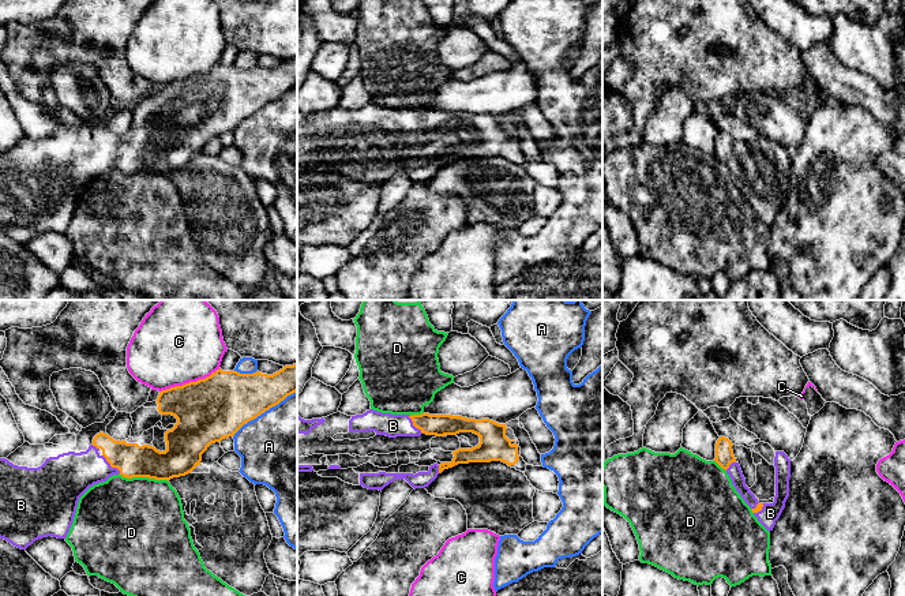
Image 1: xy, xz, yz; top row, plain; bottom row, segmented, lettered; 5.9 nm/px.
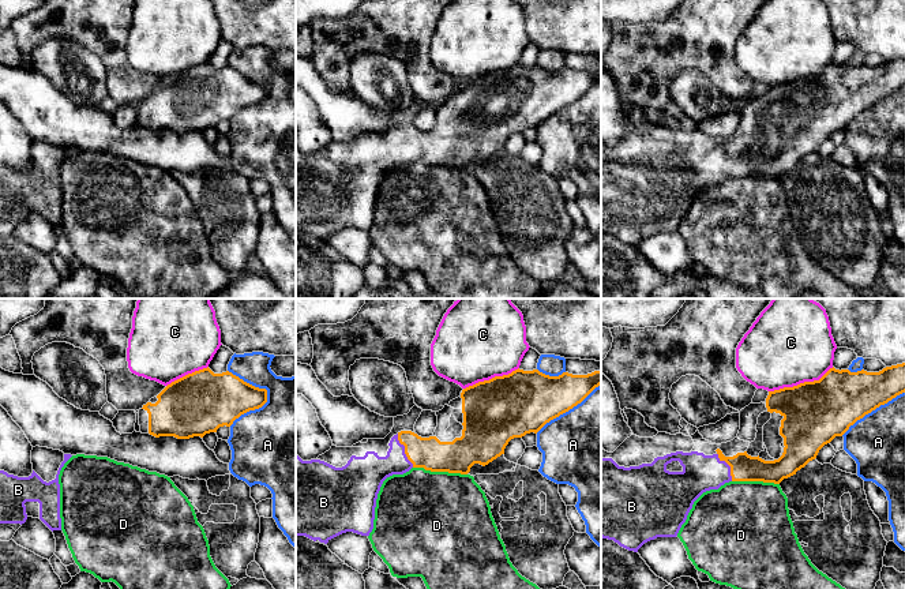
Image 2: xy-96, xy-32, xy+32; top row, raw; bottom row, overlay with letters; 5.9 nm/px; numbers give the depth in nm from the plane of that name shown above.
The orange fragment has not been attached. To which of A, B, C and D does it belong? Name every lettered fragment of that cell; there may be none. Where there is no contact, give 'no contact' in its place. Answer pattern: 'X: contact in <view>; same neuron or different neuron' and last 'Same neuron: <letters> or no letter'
A: contact in xy; different neuron
B: contact in xy; same neuron
C: contact in xy; different neuron
D: contact in xy; different neuron
Same neuron: B

